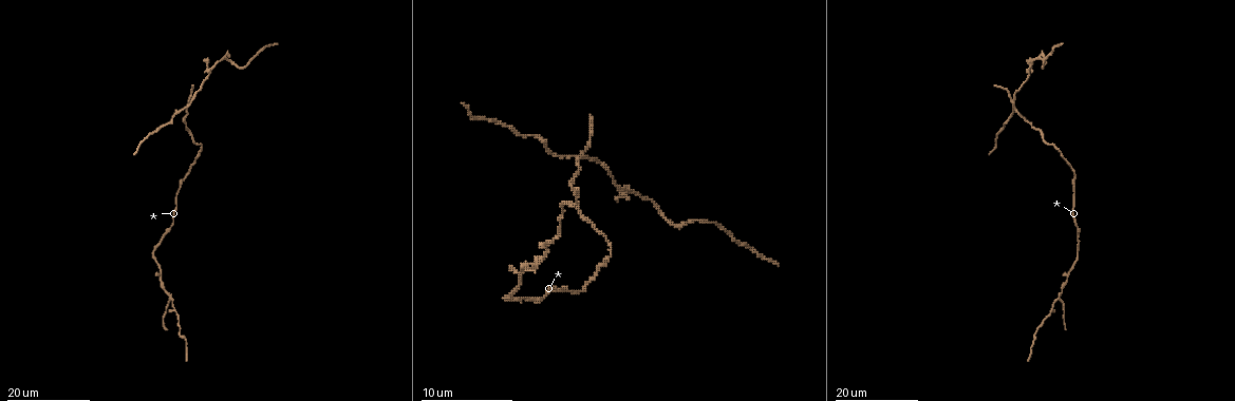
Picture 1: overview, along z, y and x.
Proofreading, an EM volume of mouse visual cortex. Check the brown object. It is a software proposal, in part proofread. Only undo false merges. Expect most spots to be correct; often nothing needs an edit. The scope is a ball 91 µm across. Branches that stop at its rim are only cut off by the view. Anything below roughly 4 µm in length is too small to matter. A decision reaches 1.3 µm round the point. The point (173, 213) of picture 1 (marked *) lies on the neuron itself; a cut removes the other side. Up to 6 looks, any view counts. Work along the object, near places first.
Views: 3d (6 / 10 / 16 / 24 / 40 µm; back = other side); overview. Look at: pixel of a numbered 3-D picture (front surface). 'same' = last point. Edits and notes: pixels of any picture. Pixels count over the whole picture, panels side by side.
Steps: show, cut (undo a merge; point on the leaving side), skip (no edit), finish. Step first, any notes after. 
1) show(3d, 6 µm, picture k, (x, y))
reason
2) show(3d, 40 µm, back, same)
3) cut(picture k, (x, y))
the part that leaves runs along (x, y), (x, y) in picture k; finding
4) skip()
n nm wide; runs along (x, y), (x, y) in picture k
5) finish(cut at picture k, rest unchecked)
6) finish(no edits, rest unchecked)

show(3d, 16 µm, picture 1, (166, 235))
thick turns thin

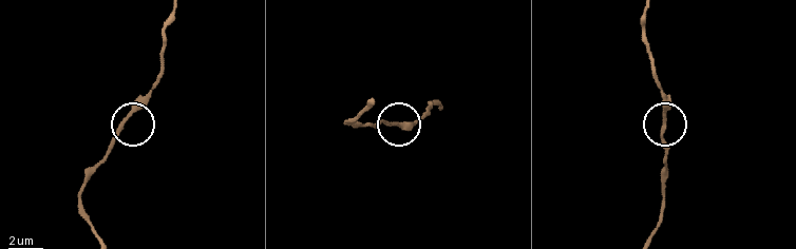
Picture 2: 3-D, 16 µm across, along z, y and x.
show(3d, 10 µm, picture 2, (395, 124))
closer look

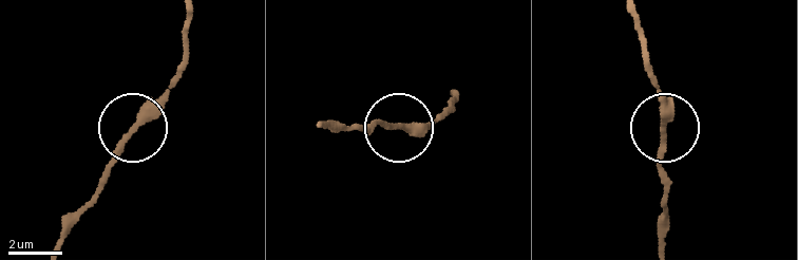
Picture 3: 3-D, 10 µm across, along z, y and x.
show(3d, 6 µm, picture 3, (397, 125))

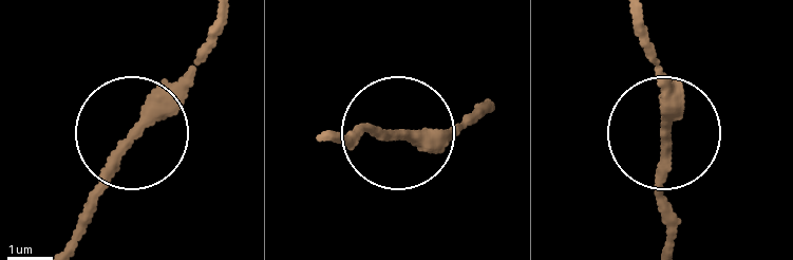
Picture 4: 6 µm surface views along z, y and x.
skip()
260 nm wide; runs along (635, 24), (661, 81), (673, 248) in picture 4; continuous, no second neuron

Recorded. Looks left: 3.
show(3d, 16 µm, picture 1, (1068, 282))
calibre changes

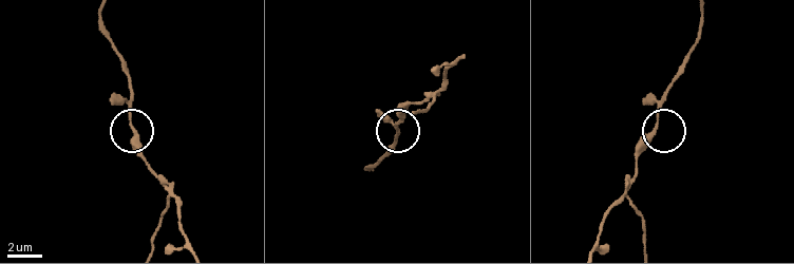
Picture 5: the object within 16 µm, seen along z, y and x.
show(3d, 10 µm, picture 5, (654, 129))

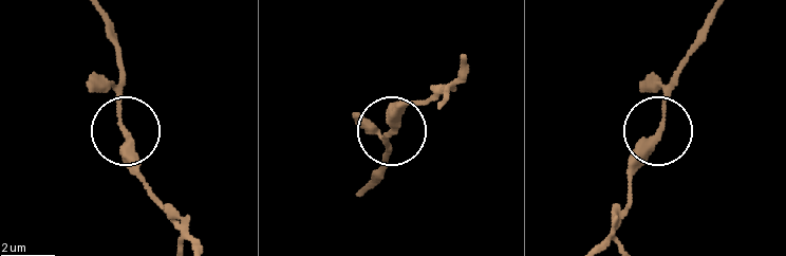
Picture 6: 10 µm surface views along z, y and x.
skip()
runs along (360, 186), (379, 168), (395, 120), (409, 104) in picture 6; one neuron here

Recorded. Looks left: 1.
finish(no edits, rest unchecked)

